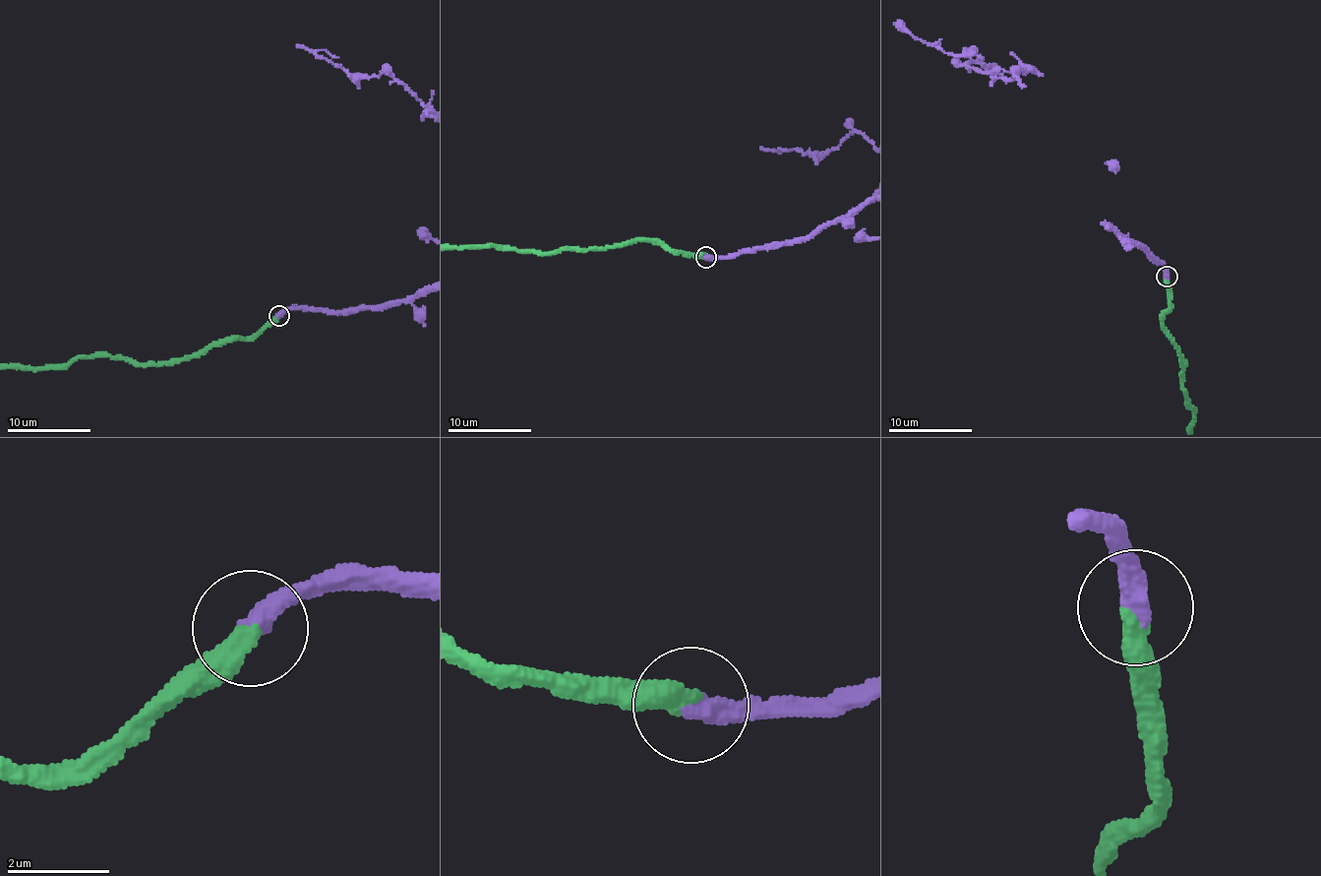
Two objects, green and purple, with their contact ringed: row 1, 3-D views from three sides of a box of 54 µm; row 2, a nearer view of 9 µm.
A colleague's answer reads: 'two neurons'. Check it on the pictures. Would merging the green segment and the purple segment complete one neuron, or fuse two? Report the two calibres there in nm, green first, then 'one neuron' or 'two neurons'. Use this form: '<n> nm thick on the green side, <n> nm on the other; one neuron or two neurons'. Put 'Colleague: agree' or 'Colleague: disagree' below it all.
440 nm thick on the green side, 440 nm on the other; one neuron
Colleague: disagree

